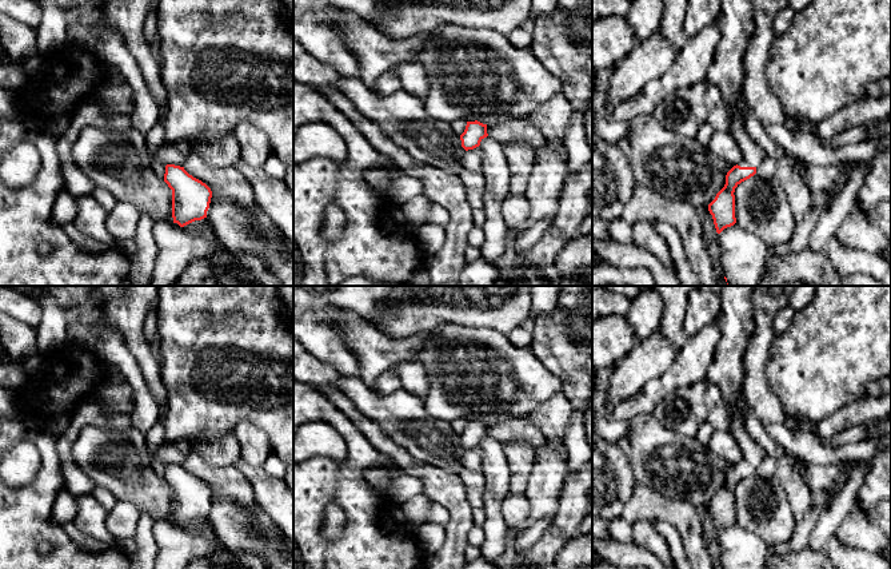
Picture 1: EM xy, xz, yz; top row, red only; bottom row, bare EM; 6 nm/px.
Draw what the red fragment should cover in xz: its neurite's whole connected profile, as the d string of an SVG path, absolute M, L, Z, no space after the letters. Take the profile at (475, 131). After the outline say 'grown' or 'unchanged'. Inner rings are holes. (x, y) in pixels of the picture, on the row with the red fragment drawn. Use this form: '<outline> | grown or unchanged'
M478 120L467 122L464 132L460 135L462 147L468 151L480 146L480 142L487 138L487 124Z | unchanged

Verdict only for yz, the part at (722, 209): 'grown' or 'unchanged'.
grown

